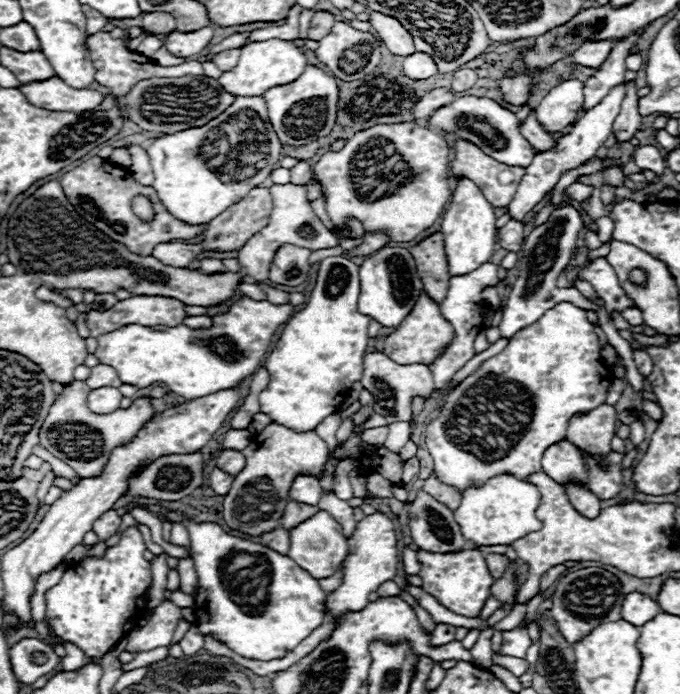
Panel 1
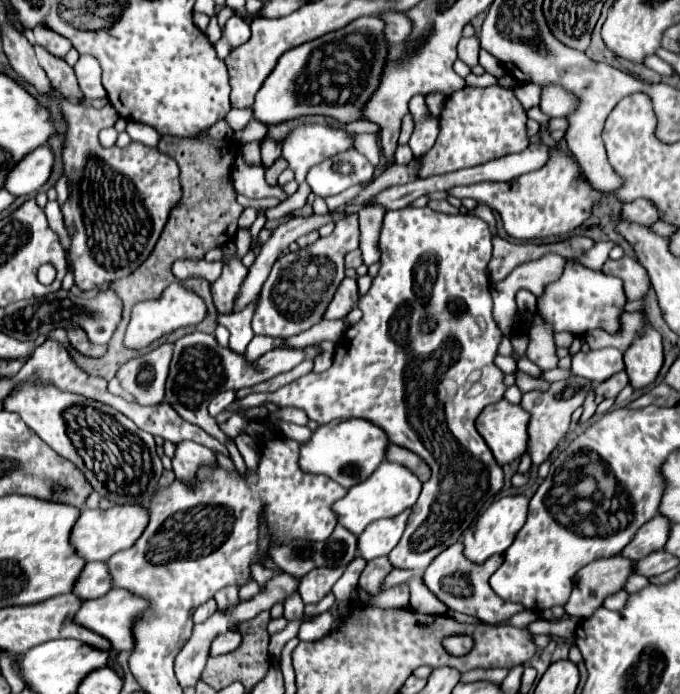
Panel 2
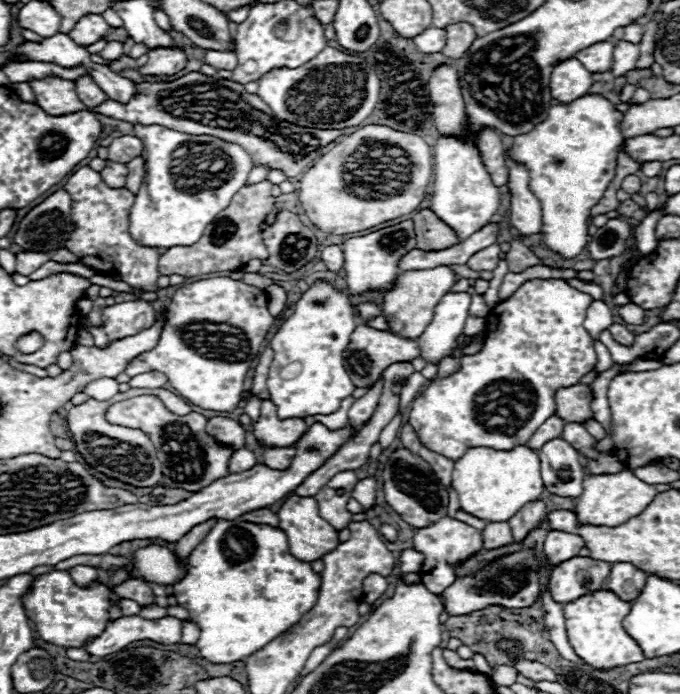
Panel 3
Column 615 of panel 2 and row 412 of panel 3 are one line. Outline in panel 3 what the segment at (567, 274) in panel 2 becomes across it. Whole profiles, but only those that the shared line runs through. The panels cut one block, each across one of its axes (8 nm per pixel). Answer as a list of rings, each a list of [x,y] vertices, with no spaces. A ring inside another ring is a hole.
[[[316,280],[296,302],[296,310],[290,318],[282,322],[274,338],[270,340],[270,348],[274,350],[274,360],[270,364],[270,374],[268,374],[268,394],[270,400],[278,408],[280,420],[286,418],[306,418],[306,416],[316,416],[316,414],[332,414],[338,410],[340,402],[348,398],[354,390],[354,384],[342,364],[342,354],[344,346],[350,344],[350,336],[358,326],[358,312],[352,306],[350,298],[336,290],[330,282],[326,280]]]

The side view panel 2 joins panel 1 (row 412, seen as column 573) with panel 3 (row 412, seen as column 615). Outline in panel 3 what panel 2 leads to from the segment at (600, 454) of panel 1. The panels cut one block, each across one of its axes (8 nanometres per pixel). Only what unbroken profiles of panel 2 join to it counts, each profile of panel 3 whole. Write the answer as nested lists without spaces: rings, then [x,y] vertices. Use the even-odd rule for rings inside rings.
[[[576,384],[572,388],[560,388],[556,392],[556,416],[566,422],[580,422],[592,420],[592,388],[586,384]]]

